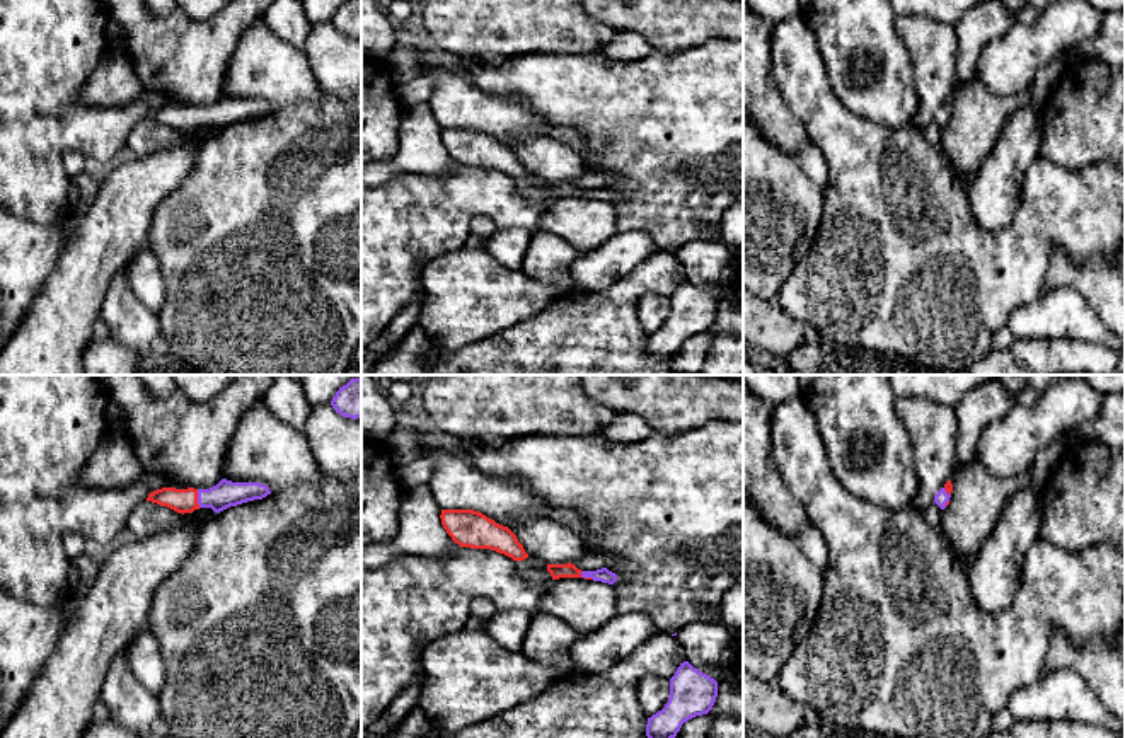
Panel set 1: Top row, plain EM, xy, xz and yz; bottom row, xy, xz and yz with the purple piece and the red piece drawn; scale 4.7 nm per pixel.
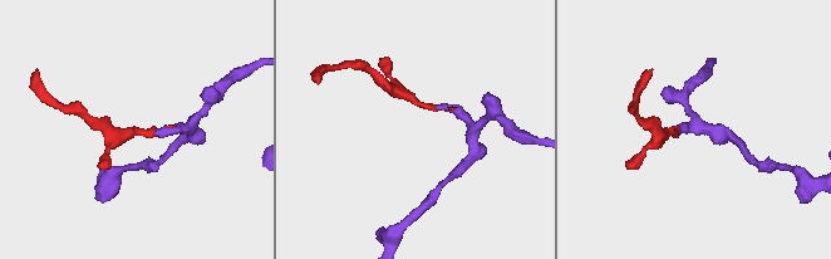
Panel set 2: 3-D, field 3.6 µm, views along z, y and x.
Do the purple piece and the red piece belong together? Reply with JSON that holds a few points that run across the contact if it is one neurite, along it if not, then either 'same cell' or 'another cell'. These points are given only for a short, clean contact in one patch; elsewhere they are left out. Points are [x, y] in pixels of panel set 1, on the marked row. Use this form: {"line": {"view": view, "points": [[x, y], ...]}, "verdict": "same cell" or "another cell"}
{"verdict": "another cell"}

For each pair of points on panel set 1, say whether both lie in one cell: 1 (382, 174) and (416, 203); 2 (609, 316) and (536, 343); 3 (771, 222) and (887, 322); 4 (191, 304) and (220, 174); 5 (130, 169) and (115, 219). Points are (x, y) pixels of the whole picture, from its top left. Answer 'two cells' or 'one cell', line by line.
1: two cells
2: one cell
3: two cells
4: one cell
5: one cell

